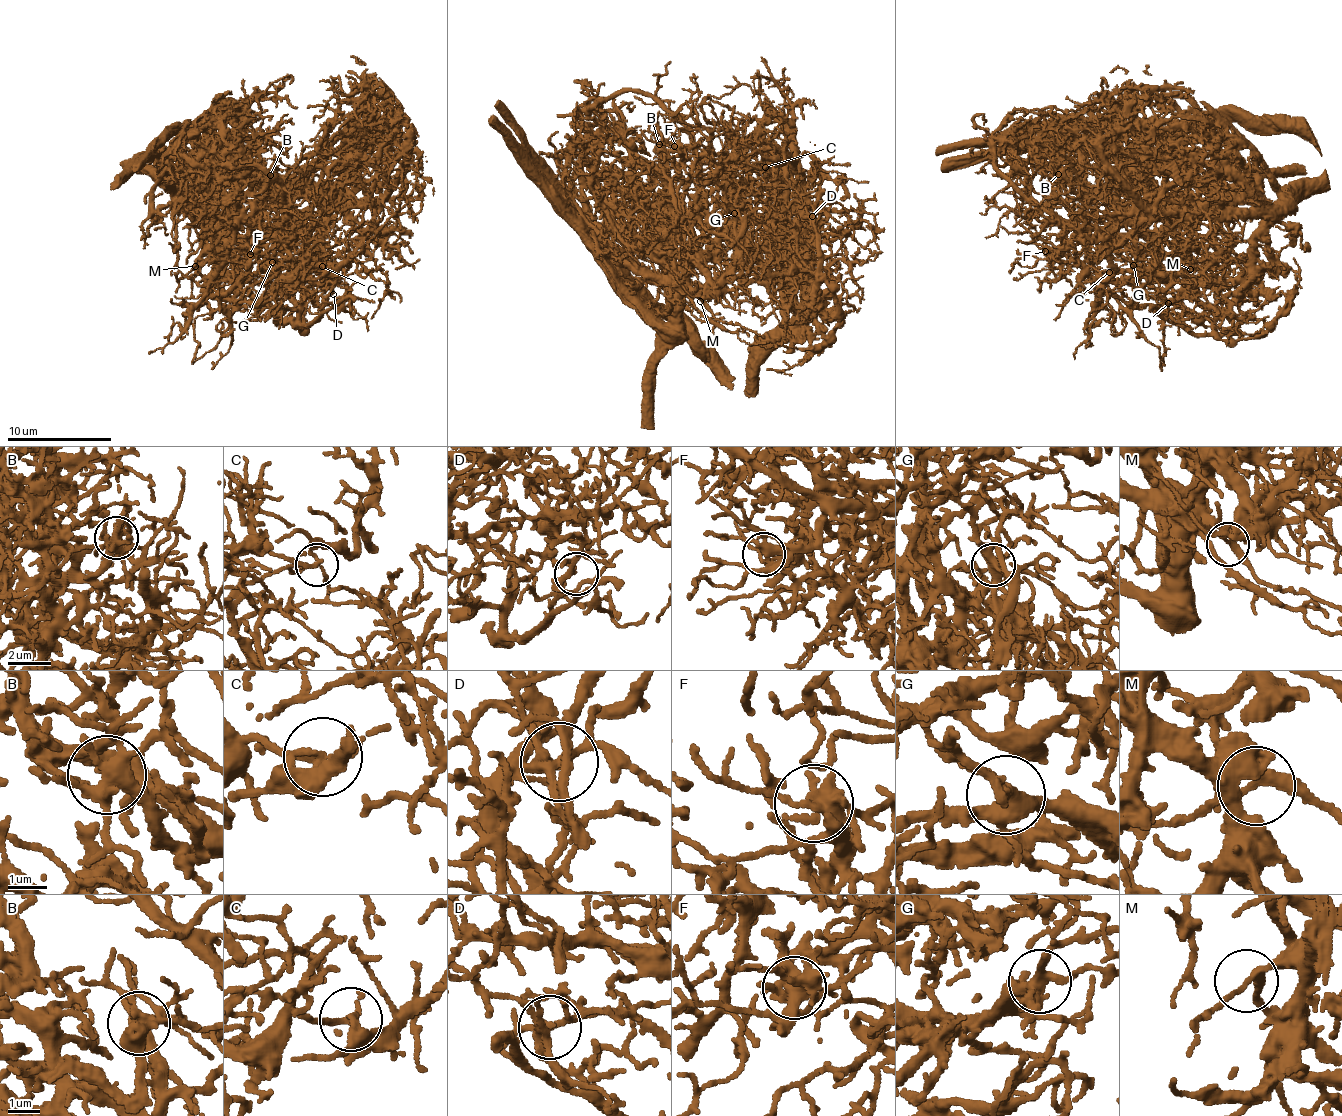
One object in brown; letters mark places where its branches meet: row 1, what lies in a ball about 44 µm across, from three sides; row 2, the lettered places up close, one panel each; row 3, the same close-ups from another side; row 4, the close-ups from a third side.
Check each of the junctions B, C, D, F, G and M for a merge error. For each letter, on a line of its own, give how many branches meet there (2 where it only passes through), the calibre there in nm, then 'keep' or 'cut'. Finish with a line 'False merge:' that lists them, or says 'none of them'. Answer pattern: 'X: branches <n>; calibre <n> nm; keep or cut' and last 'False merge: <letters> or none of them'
B: branches 5; calibre 360 nm; keep
C: branches 3; calibre 170 nm; cut
D: branches 3; calibre 180 nm; keep
F: branches 5; calibre 320 nm; keep
G: branches 5; calibre 400 nm; keep
M: branches 3; calibre 240 nm; keep
False merge: C

